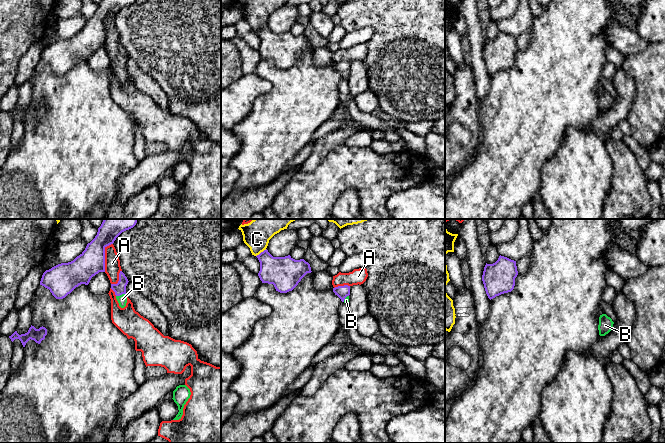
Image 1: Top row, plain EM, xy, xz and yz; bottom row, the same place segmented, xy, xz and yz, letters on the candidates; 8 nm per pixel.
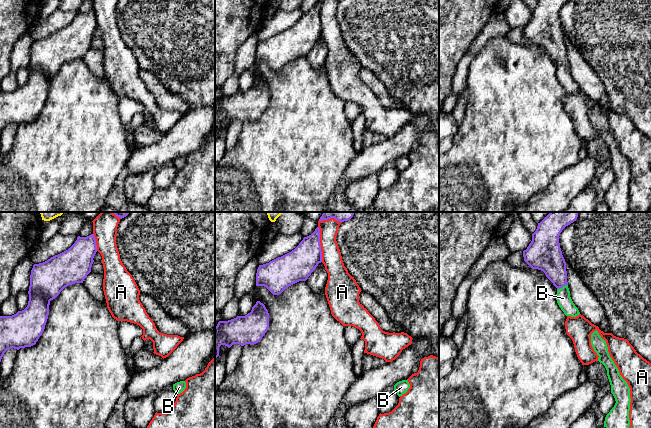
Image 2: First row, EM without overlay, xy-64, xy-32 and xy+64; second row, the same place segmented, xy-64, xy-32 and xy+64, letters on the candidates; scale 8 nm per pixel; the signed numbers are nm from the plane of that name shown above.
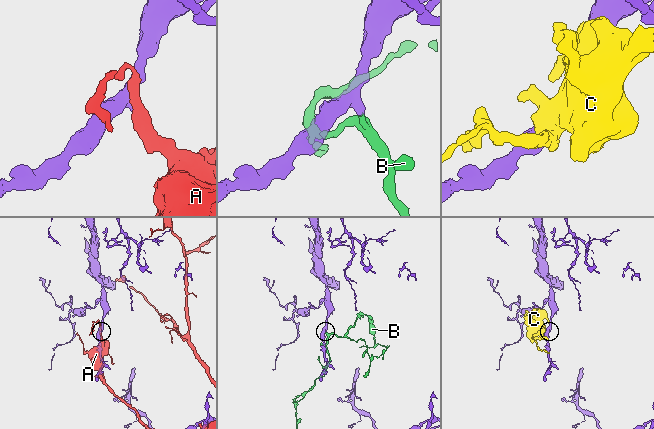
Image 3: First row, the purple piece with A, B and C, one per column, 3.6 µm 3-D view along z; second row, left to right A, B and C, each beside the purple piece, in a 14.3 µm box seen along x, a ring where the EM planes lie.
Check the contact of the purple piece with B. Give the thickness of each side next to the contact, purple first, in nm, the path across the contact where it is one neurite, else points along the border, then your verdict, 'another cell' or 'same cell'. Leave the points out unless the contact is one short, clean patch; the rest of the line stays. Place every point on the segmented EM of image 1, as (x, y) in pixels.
100 nm thick on the purple side, 80 nm on the other; runs through xy (120, 288), (120, 294), (122, 299); same cell

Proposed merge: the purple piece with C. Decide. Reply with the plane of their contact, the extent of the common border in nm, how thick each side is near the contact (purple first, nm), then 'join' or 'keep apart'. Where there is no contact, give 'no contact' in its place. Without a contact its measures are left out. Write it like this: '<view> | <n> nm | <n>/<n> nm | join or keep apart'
xz | 110 nm | 260/220 nm | keep apart

